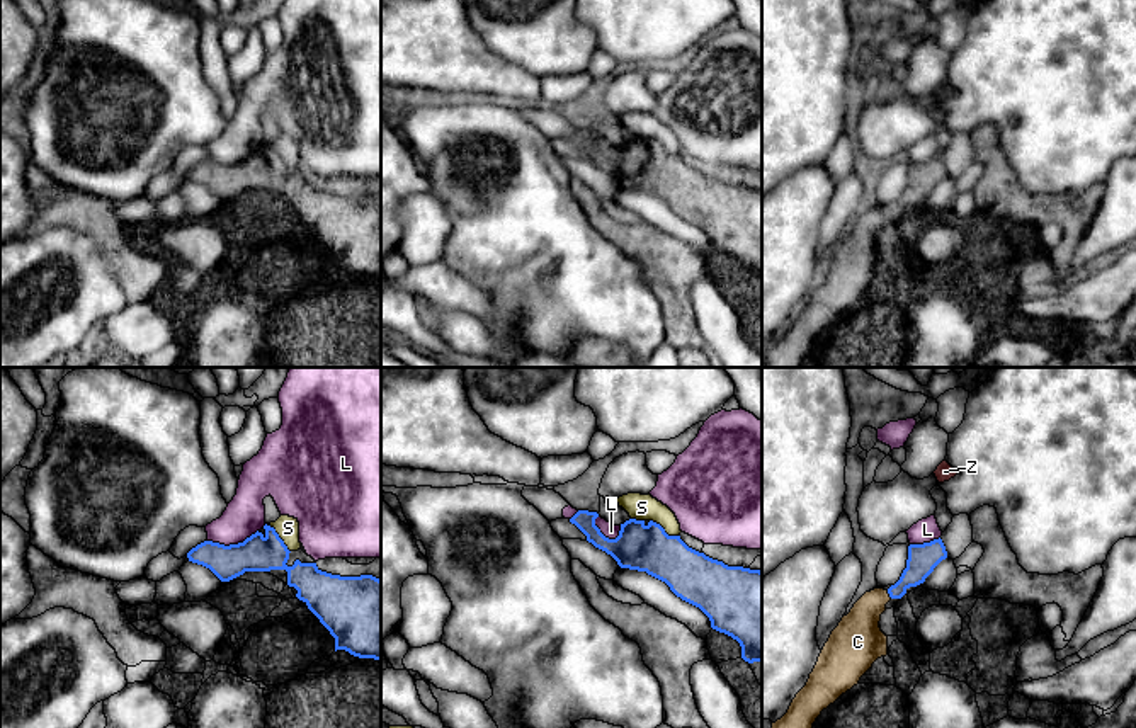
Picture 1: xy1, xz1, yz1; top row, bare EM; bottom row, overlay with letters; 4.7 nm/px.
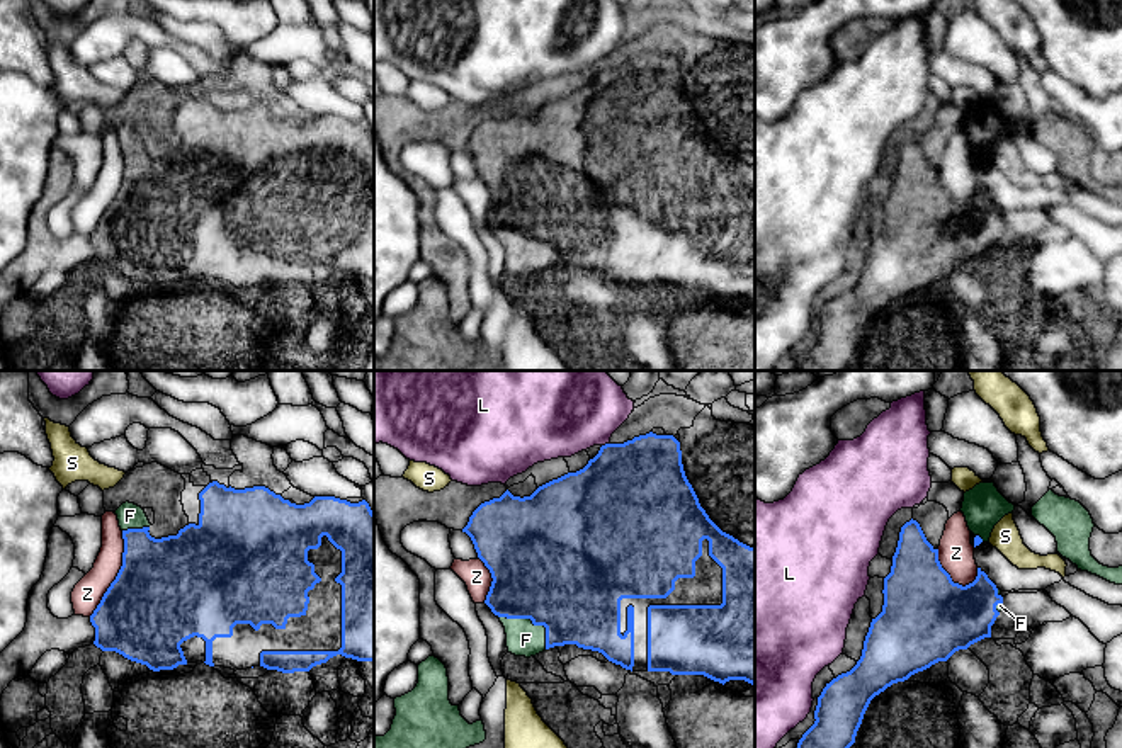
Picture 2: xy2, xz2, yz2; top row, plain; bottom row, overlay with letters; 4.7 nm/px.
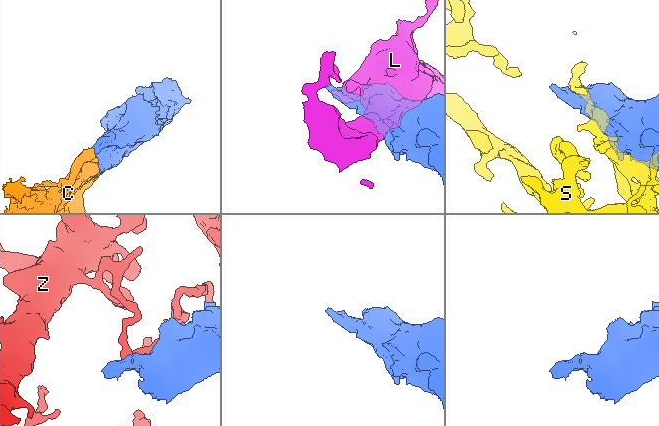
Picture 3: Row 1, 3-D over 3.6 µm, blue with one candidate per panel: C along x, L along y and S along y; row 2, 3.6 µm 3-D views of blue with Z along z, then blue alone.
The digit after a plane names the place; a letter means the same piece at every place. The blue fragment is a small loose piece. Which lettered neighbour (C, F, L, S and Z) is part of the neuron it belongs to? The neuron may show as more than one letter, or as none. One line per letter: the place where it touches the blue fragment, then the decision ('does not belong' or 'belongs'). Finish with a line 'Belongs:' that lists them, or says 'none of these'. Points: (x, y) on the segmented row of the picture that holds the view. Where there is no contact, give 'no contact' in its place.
C: contact yz1 (888, 592); belongs
F: contact xz2 (531, 619); belongs
L: contact xy1 (232, 545); does not belong
S: contact xz1 (664, 531); does not belong
Z: contact xy2 (118, 573); does not belong
Belongs: C, F

